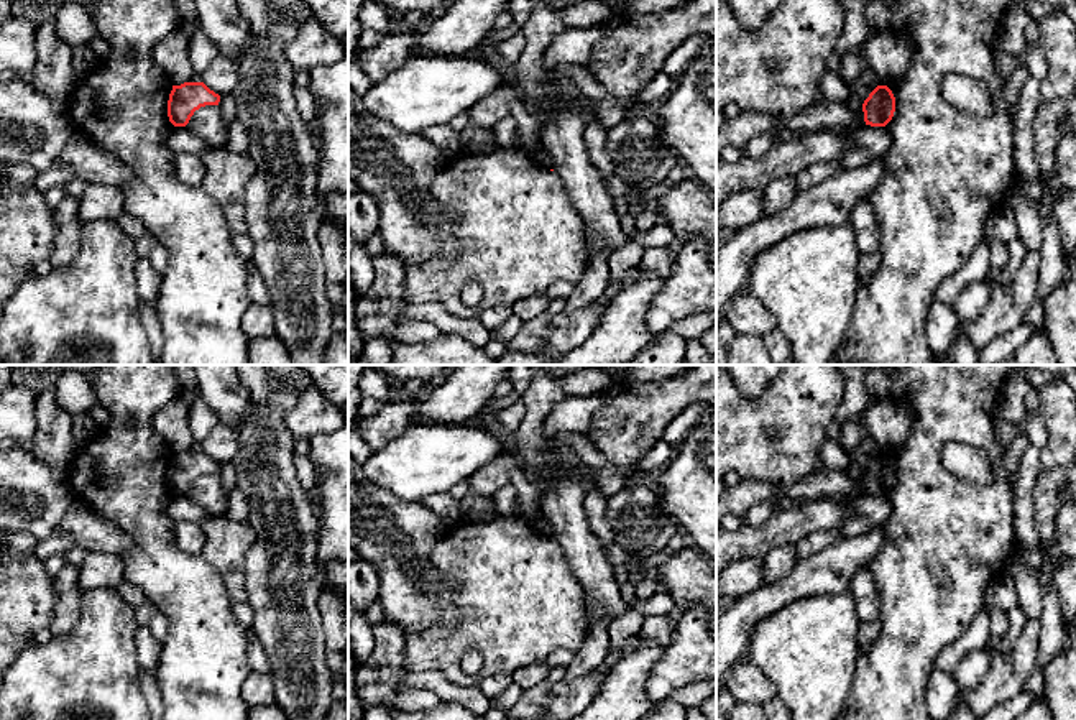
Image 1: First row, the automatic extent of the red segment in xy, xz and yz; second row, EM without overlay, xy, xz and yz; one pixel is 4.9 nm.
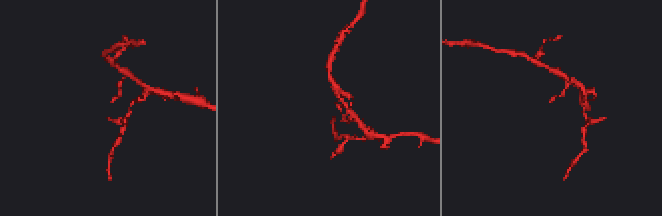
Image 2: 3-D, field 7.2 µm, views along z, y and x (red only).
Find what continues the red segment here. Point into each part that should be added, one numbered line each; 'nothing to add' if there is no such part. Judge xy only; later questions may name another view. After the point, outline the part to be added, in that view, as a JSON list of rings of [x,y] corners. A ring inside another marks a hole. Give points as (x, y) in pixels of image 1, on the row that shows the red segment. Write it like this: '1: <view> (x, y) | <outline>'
nothing to add

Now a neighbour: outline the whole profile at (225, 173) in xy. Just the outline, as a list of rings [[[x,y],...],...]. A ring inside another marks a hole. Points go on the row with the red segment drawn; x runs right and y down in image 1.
[[[227,146],[210,148],[199,158],[204,163],[200,187],[220,205],[232,235],[246,233],[245,186],[253,174],[253,159]]]

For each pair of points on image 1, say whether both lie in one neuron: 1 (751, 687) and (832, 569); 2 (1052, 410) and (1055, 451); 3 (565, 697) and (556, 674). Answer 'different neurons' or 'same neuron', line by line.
1: different neurons
2: same neuron
3: different neurons

